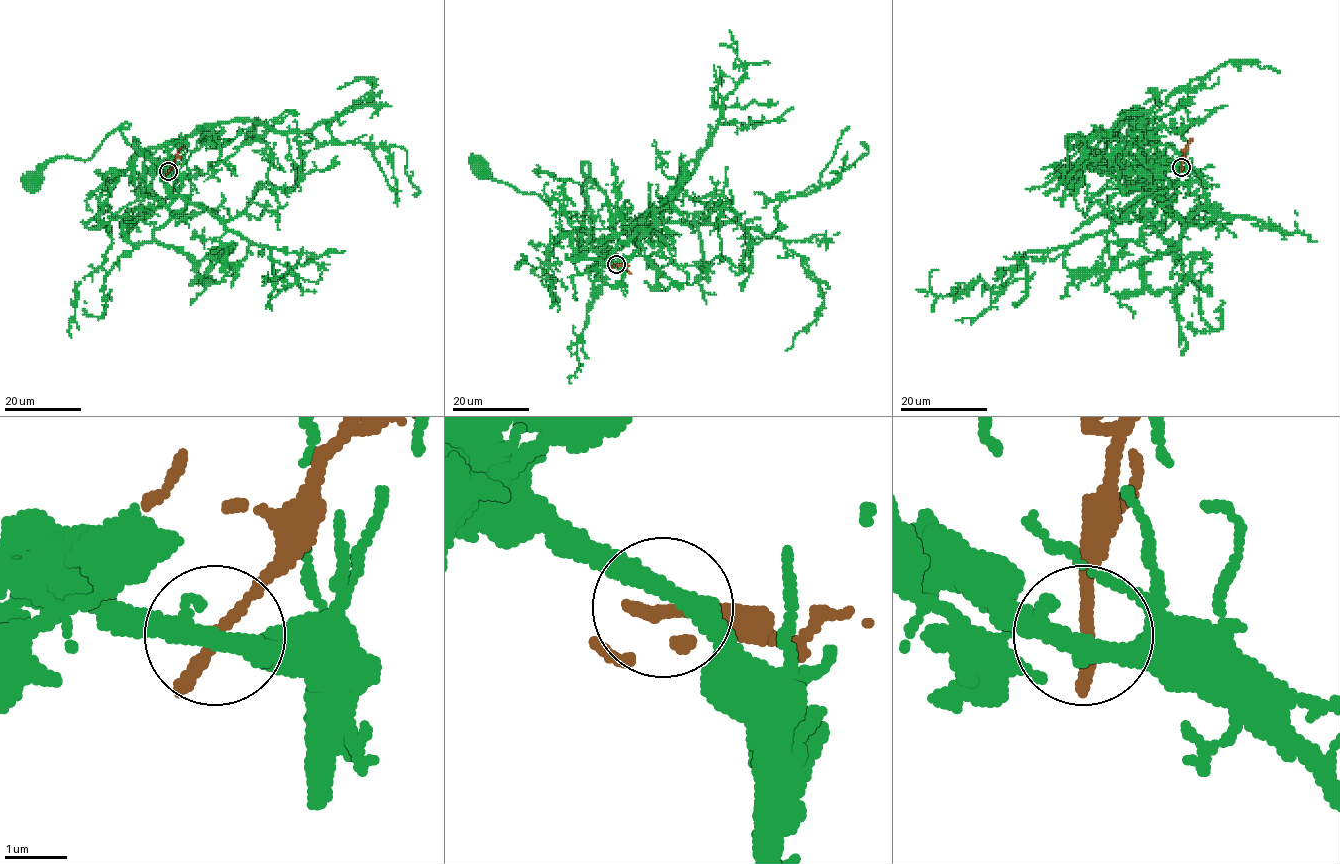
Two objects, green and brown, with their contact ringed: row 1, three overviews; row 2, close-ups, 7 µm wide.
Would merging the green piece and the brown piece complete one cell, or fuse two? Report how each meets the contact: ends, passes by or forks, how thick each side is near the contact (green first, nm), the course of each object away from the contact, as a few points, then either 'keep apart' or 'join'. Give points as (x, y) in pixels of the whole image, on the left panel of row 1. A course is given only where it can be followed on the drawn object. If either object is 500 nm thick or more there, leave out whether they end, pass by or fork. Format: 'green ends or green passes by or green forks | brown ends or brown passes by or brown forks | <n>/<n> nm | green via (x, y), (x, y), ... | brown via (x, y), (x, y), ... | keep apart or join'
green passes by | brown ends | 340/240 nm | green via (168, 171), (146, 152), (129, 161), (137, 152), (122, 133), (124, 123), (90, 158), (51, 159), (32, 183) | brown via (168, 171), (182, 147) | keep apart

